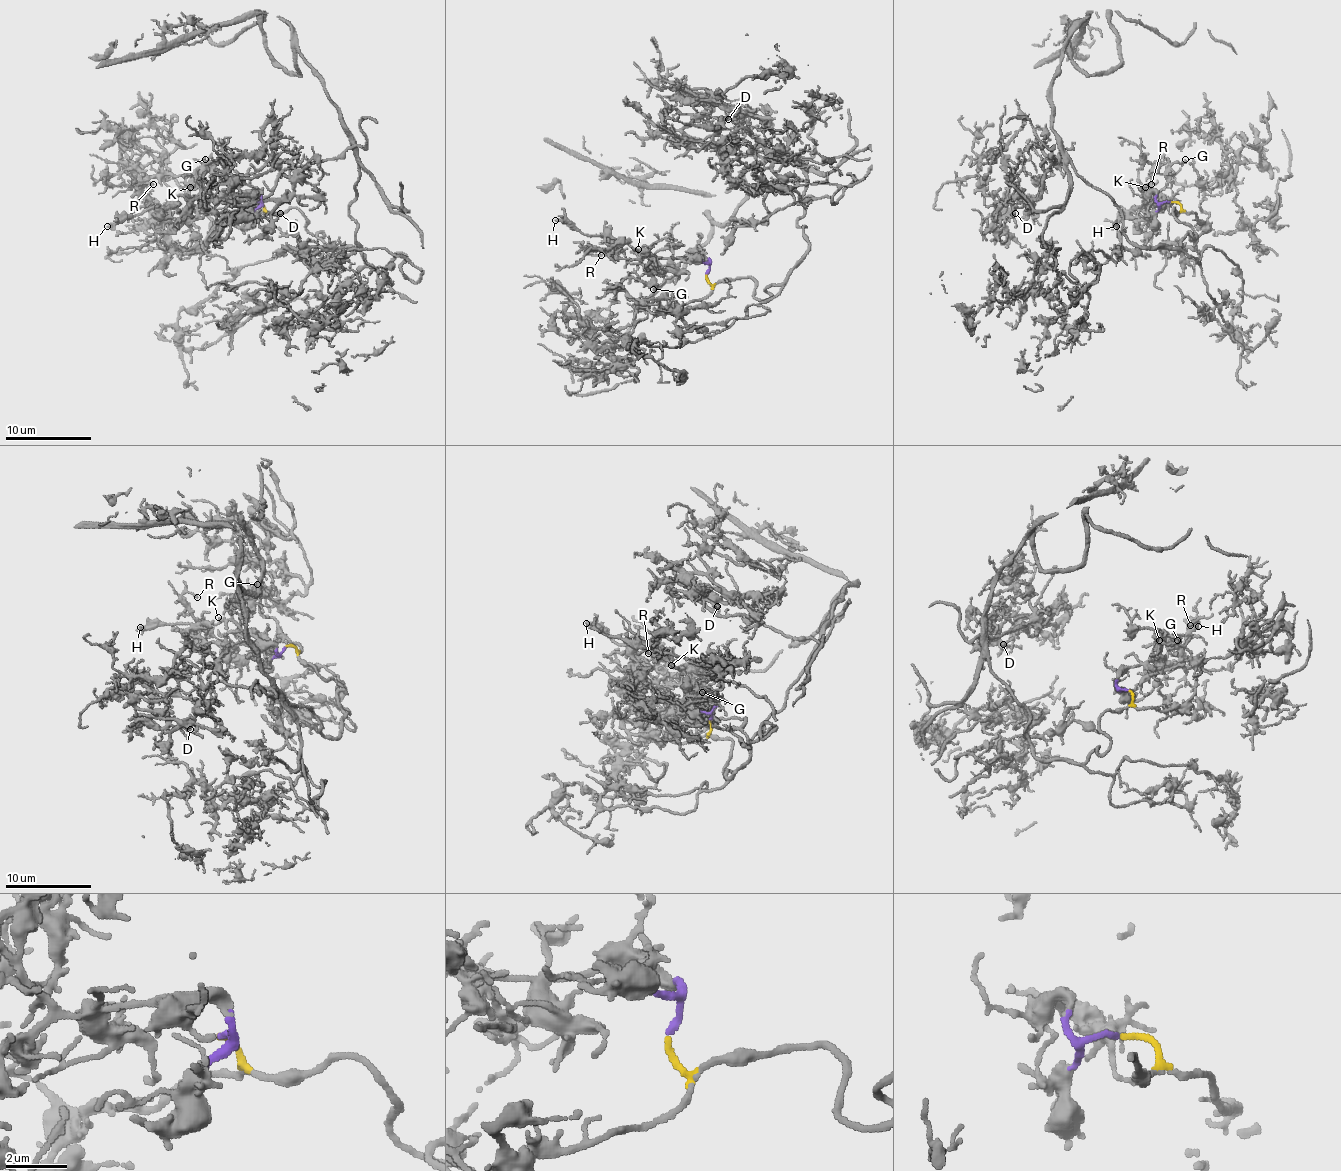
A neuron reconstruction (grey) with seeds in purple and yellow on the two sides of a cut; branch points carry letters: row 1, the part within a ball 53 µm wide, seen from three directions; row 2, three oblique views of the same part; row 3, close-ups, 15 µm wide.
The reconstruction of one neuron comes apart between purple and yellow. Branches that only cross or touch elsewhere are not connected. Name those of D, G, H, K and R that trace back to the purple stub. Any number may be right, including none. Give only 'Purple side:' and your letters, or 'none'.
Purple side: G, H, K, R

